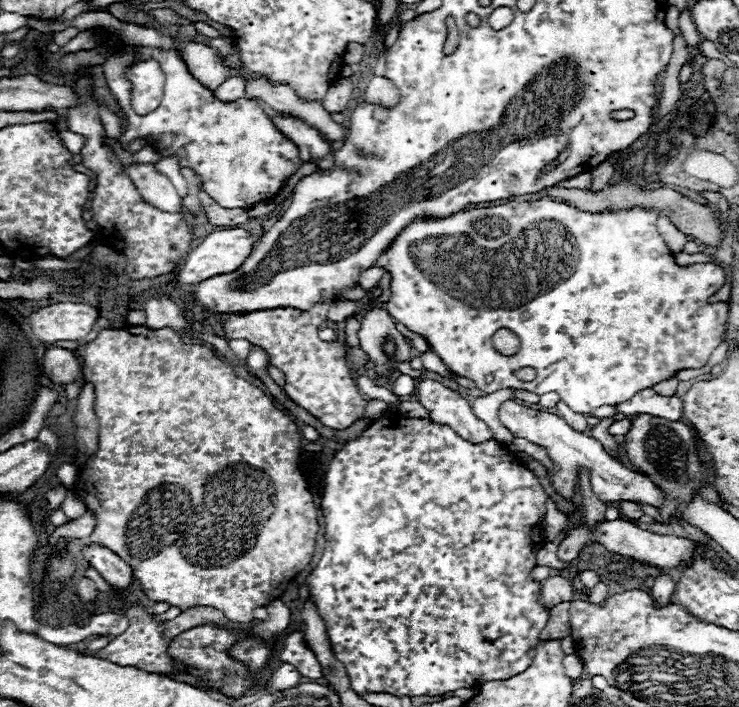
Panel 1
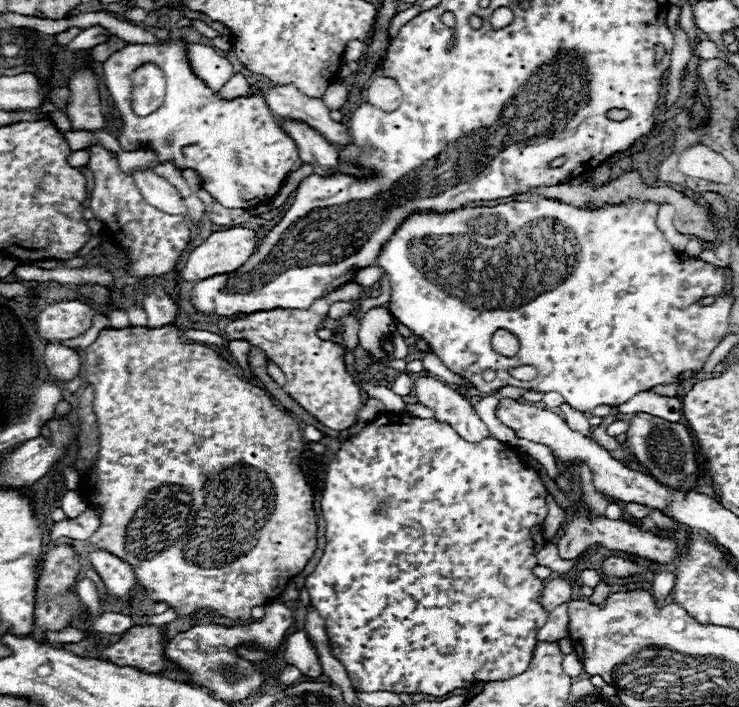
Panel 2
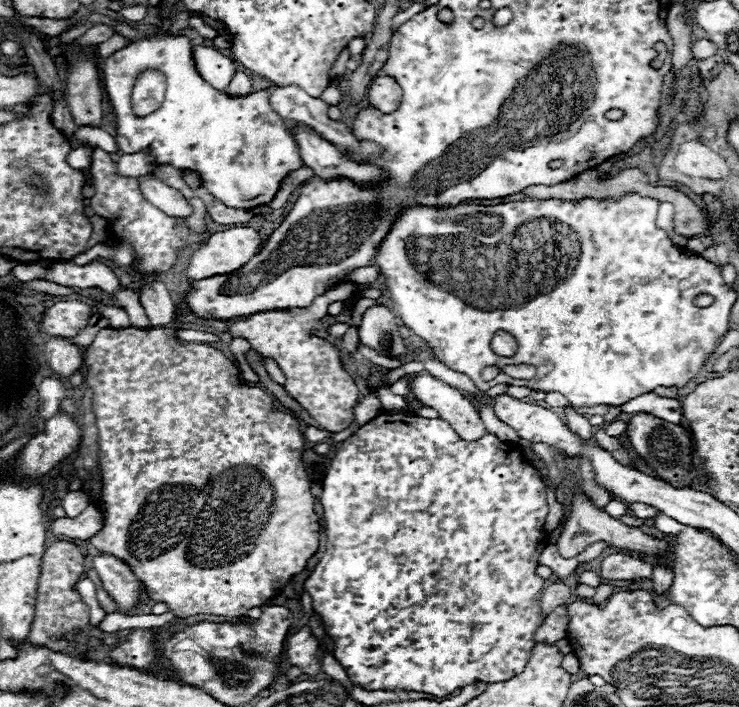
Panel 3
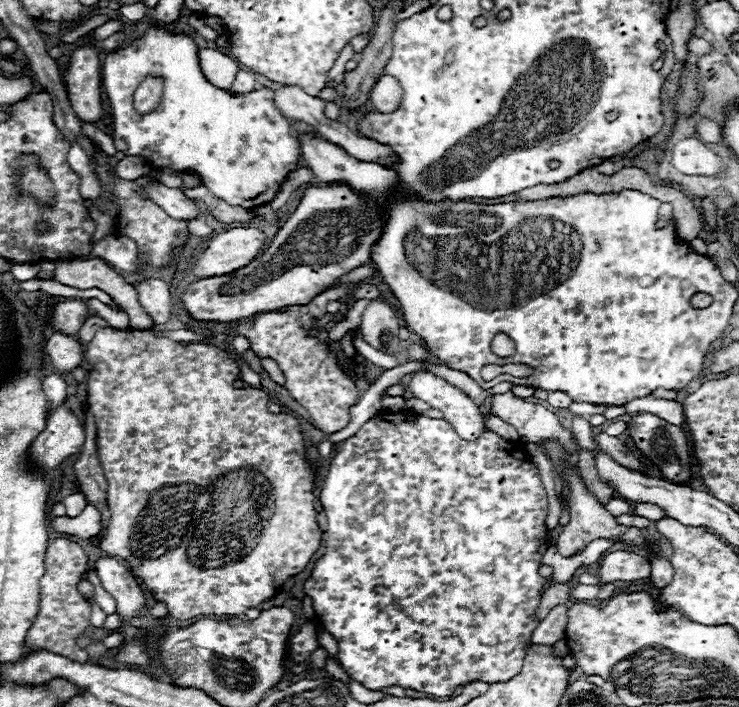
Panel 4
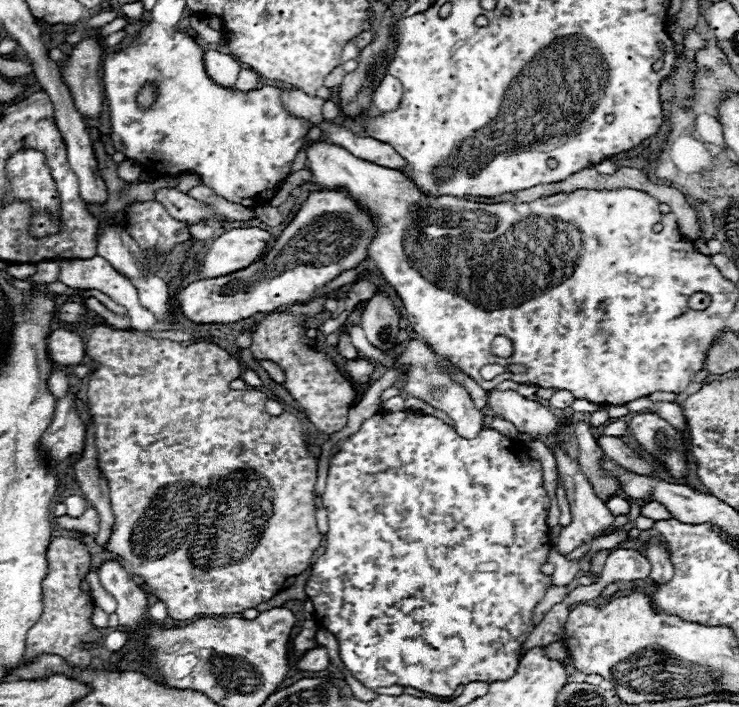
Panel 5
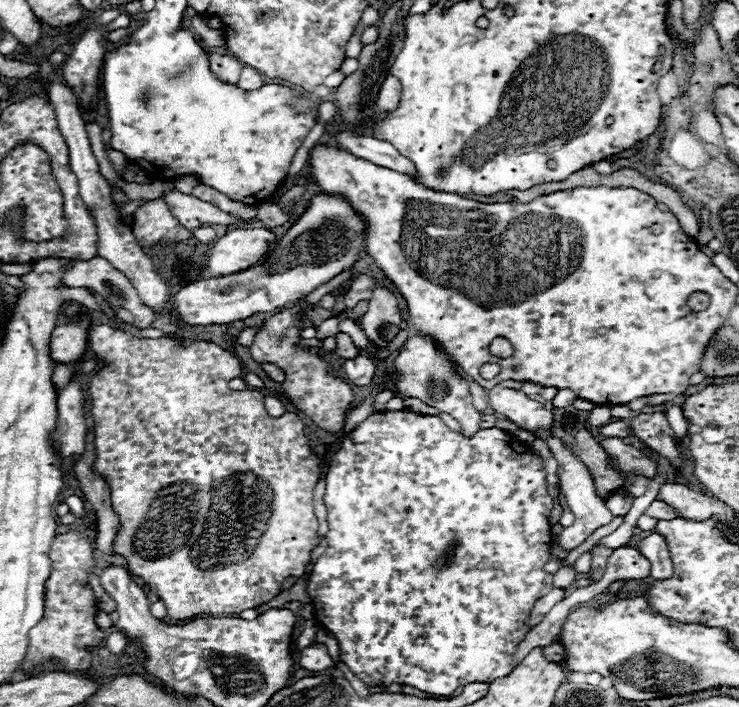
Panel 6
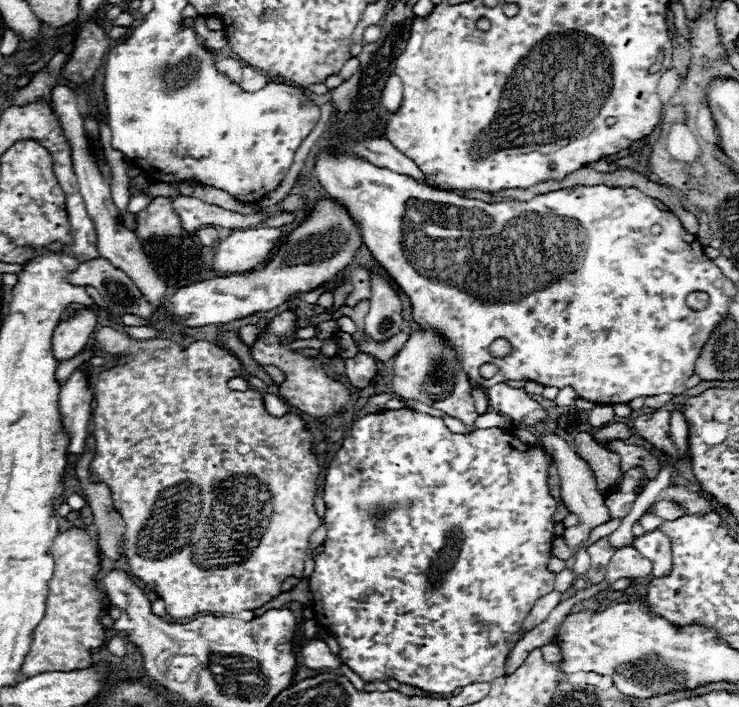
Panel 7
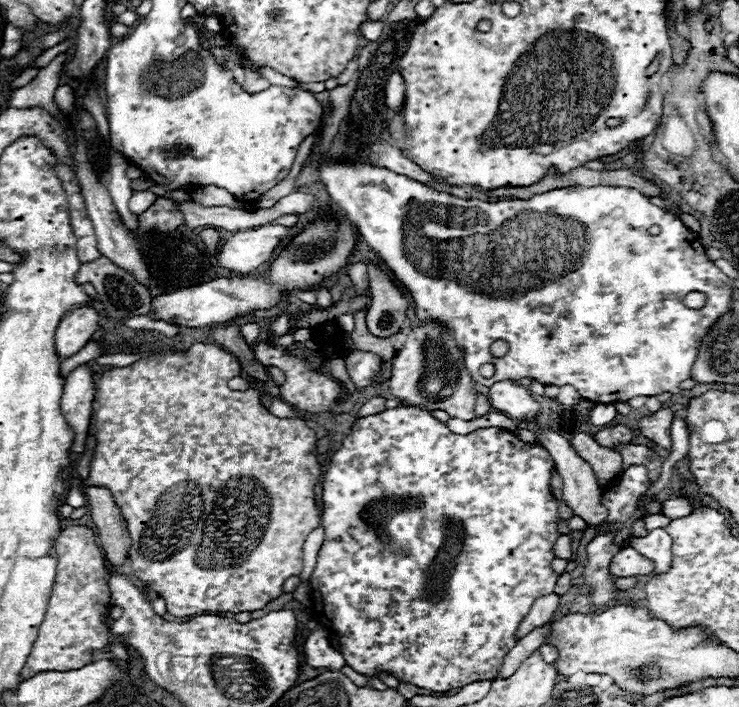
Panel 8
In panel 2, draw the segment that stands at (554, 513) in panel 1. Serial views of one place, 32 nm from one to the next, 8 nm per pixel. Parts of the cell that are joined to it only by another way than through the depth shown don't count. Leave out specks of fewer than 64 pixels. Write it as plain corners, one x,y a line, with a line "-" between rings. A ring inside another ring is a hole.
552,494
546,496
546,504
548,504
548,516
546,516
544,524
542,524
542,532
544,532
544,538
550,540
550,538
556,534
556,530
558,530
560,526
564,526
566,514
564,514
564,510
556,504
556,500
554,500

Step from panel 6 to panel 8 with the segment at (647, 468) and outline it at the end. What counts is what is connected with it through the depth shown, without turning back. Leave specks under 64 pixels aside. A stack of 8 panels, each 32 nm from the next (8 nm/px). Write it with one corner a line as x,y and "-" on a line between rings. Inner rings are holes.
620,446
622,454
622,468
628,468
632,464
644,464
648,468
650,482
656,482
662,474
662,458
648,446

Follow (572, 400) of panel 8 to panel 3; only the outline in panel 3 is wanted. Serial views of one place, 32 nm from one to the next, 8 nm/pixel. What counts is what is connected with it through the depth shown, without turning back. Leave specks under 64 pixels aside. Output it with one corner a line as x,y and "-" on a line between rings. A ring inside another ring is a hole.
548,392
544,402
546,402
550,408
564,408
564,406
570,406
568,398
566,398
564,394
560,394
560,392

